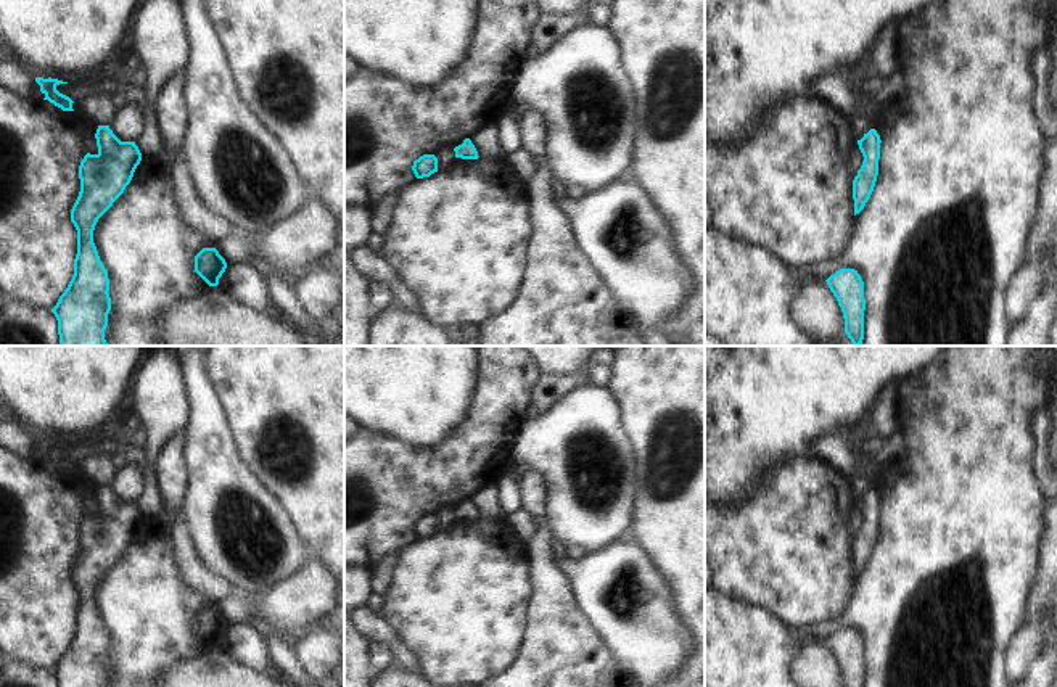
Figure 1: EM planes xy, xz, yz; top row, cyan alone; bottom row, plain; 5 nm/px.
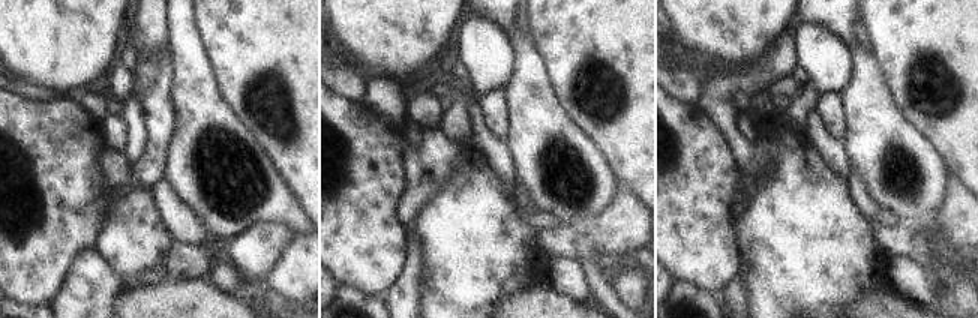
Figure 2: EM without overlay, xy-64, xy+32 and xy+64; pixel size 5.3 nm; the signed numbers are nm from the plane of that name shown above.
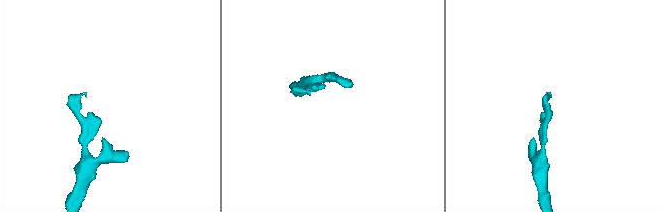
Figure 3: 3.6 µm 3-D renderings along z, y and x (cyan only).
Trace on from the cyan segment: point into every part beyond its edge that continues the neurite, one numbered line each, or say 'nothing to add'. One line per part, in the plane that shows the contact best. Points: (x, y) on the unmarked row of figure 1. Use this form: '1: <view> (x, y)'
nothing to add

